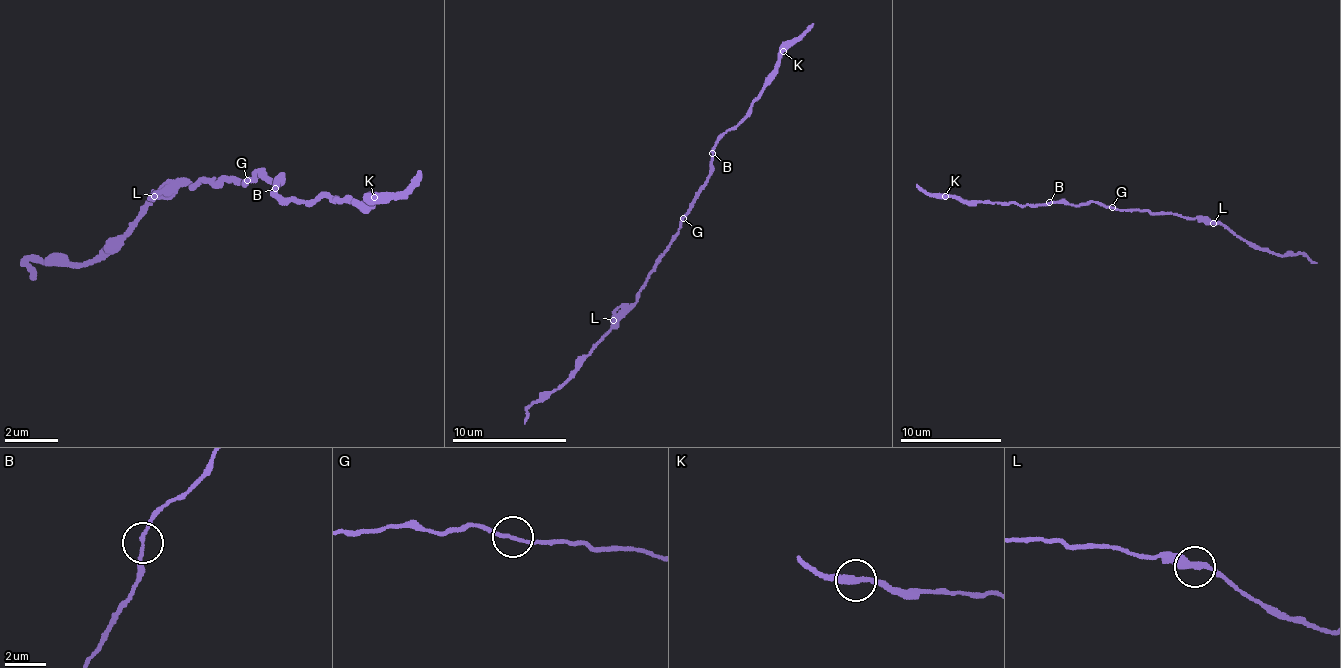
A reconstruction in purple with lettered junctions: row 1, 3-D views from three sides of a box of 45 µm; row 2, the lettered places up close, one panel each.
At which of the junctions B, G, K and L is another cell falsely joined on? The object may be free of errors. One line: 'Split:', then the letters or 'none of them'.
Split: none of them

